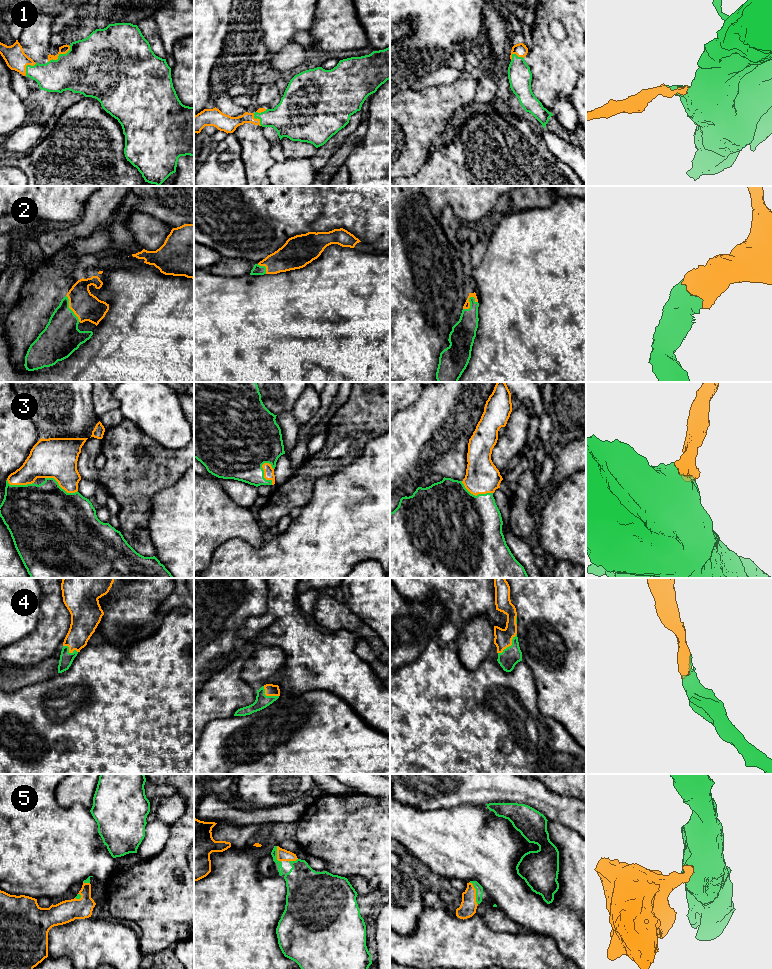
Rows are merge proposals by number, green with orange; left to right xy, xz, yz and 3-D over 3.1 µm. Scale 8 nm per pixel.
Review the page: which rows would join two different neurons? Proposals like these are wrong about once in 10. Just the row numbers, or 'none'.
none

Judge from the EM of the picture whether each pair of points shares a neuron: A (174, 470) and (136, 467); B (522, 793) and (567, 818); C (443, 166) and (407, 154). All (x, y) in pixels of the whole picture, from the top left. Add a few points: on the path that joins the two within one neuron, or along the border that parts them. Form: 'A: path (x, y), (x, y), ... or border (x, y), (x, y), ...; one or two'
A: path (165, 470), (145, 470); one
B: path (533, 793), (556, 808); one
C: border (435, 146), (423, 166), (413, 175); two

